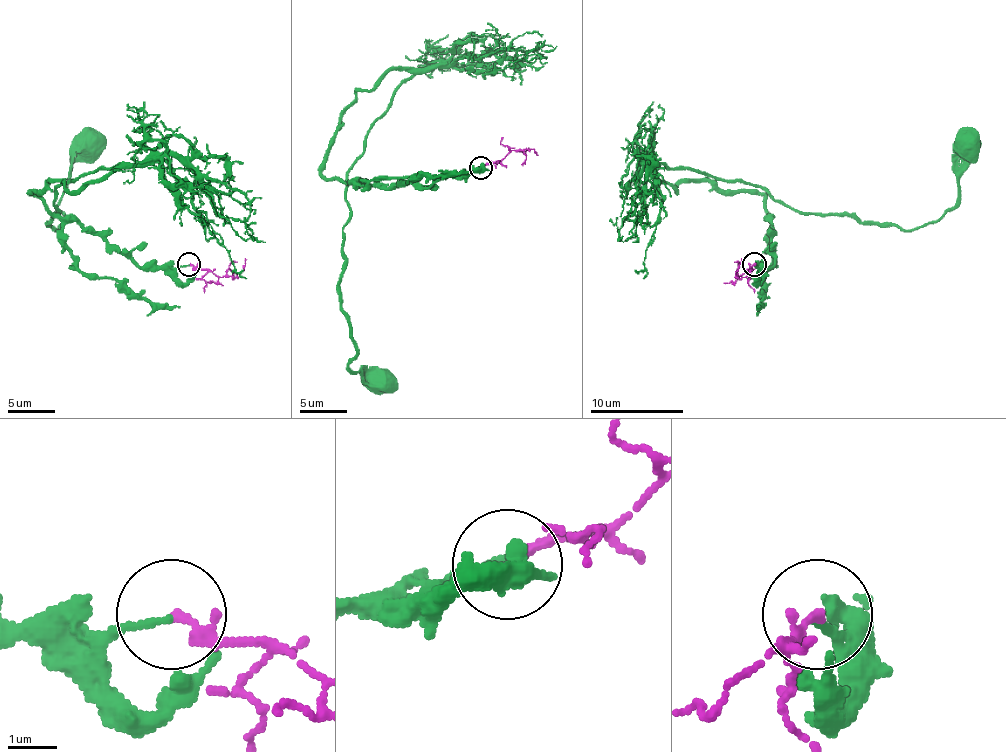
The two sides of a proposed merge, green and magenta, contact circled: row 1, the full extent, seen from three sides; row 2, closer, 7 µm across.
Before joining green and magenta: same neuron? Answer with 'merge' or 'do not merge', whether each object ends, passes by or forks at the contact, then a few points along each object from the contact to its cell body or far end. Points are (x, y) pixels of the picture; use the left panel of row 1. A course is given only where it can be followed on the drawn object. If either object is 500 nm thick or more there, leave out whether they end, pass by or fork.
do not merge; green ends; magenta passes by; course green (188, 265), (137, 265), (29, 192), (78, 190), (120, 164), (55, 190), (48, 223), (64, 223), (85, 141); course magenta (188, 265), (195, 269), (209, 269), (221, 276), (235, 276), (244, 258)

